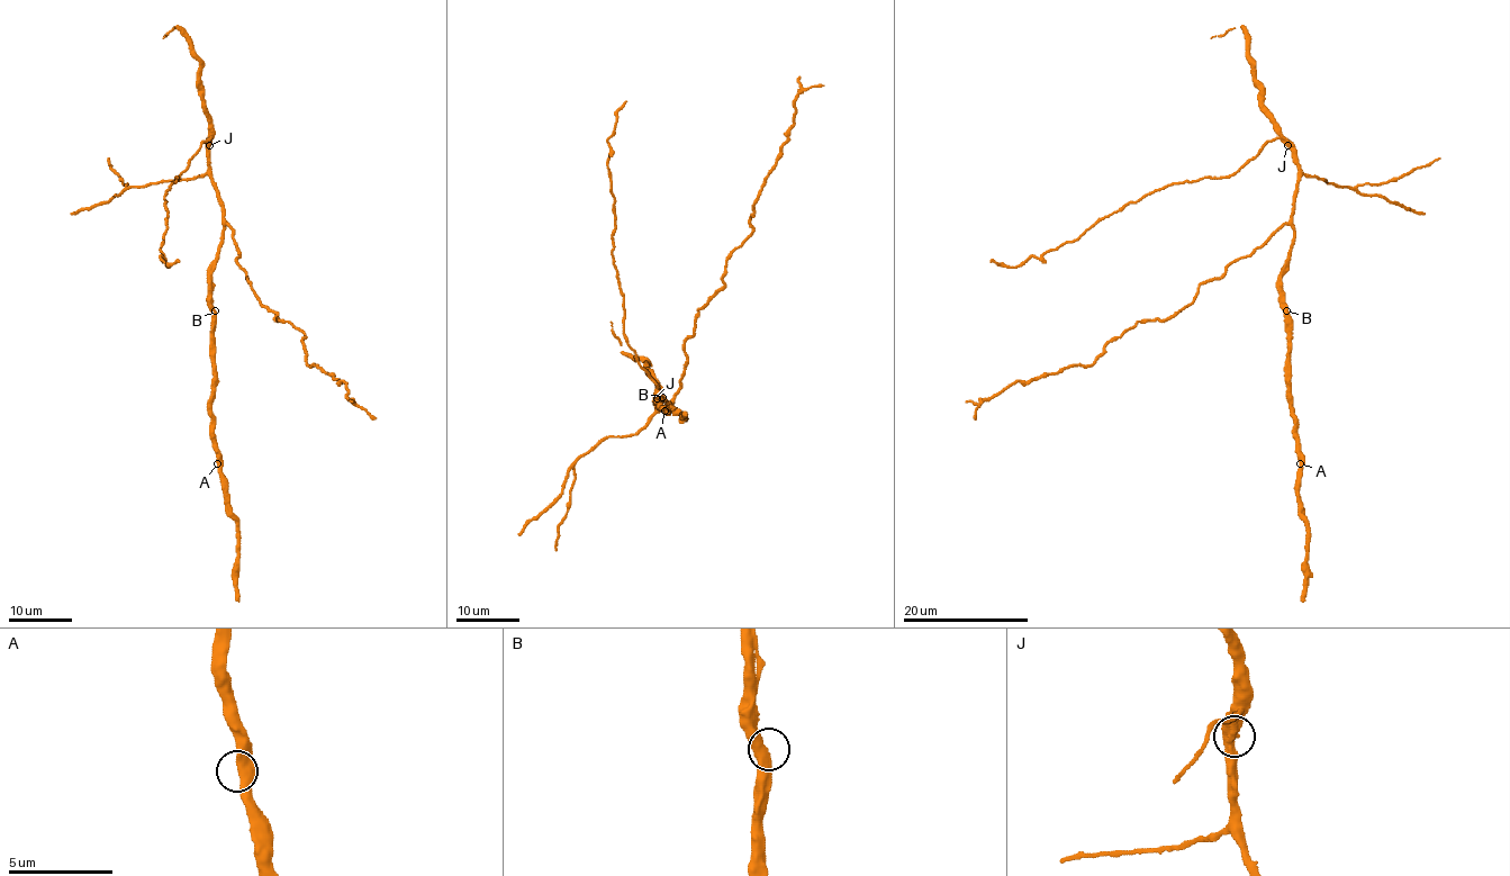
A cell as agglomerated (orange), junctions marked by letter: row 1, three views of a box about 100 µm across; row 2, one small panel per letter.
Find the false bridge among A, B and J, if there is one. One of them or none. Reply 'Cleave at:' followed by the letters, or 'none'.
Cleave at: none

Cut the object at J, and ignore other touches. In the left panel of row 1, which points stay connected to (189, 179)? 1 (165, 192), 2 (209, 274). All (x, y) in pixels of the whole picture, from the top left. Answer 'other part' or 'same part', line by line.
1: other part
2: same part

